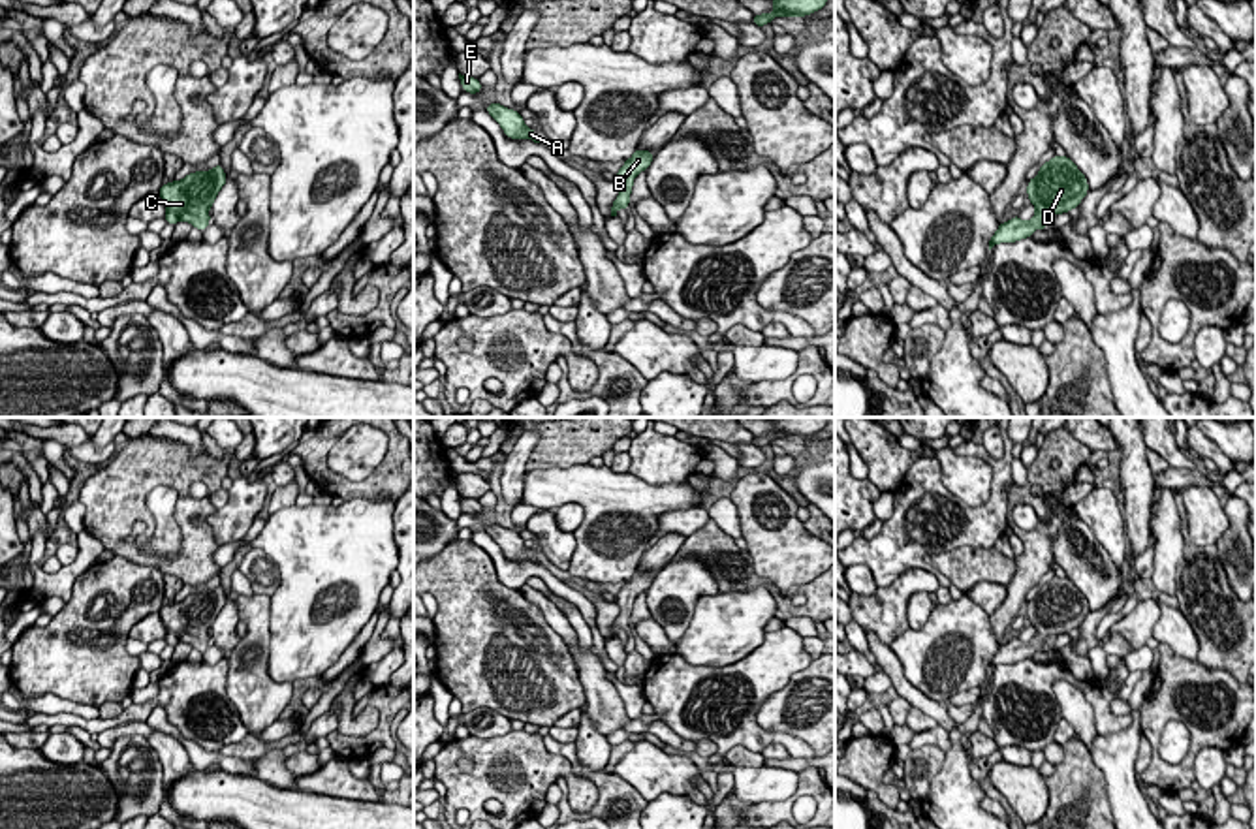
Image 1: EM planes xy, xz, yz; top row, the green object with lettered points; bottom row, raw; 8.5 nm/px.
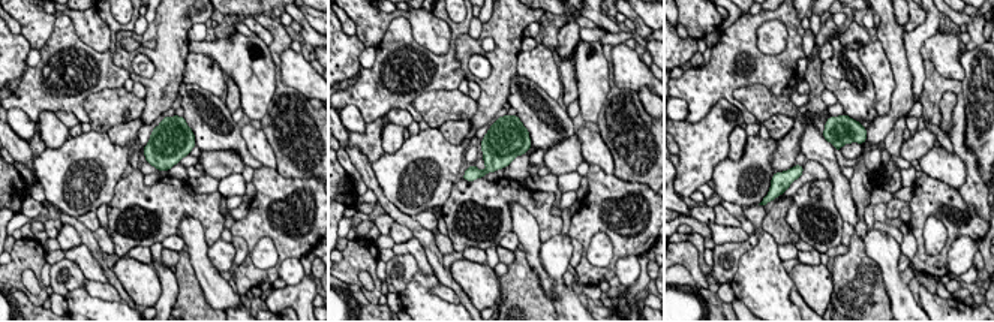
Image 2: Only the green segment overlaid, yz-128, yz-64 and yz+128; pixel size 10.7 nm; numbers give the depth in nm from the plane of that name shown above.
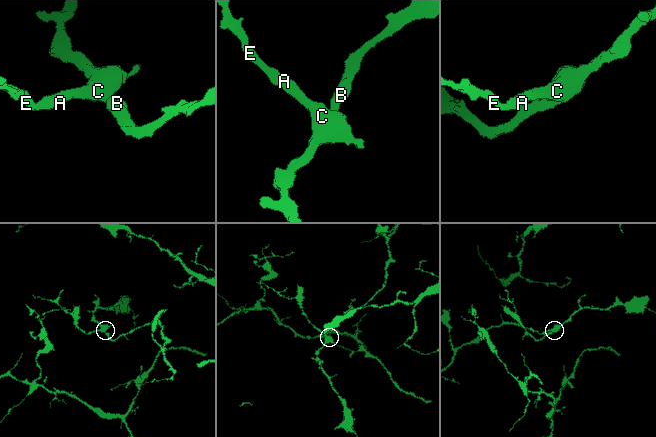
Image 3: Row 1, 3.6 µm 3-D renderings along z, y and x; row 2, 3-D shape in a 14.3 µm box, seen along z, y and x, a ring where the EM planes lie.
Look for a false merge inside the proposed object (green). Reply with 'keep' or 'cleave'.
keep

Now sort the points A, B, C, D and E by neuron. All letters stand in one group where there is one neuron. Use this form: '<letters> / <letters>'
A B C D E

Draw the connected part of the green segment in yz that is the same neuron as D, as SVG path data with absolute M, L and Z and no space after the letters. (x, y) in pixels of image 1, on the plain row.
M1053 577L1027 605L1028 620L1036 628L1034 637L1025 643L1015 635L1012 641L1002 643L989 662L989 671L1000 664L1027 660L1038 649L1045 650L1049 635L1070 633L1079 628L1087 613L1087 598L1077 587L1068 577Z

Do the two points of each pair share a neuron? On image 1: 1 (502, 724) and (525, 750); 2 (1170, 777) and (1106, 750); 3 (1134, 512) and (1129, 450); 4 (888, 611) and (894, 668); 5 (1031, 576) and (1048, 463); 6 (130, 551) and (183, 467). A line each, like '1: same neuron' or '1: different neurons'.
1: different neurons
2: different neurons
3: same neuron
4: different neurons
5: same neuron
6: same neuron

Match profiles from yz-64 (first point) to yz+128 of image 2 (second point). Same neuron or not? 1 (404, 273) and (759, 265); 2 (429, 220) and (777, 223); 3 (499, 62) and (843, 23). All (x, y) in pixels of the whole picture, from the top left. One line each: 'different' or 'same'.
1: different
2: same
3: same

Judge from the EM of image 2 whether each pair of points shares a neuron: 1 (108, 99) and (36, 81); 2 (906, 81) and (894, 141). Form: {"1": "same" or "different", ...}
{"1": "different", "2": "different"}

